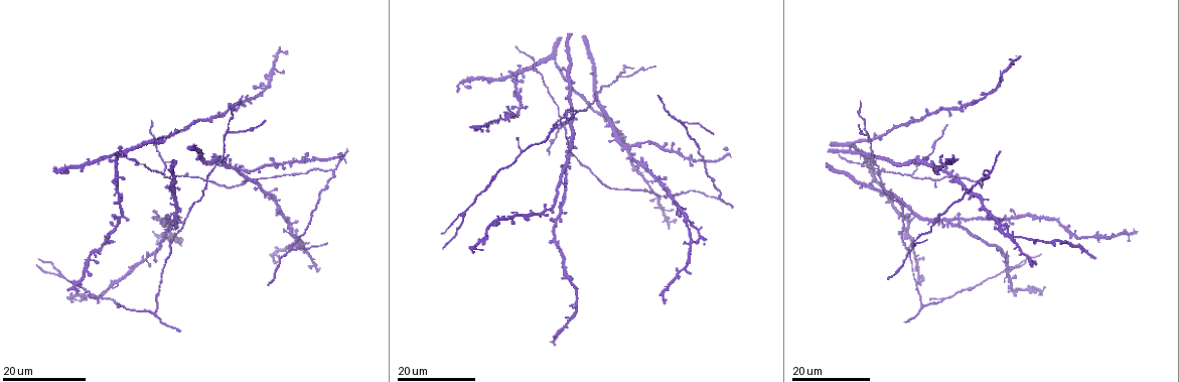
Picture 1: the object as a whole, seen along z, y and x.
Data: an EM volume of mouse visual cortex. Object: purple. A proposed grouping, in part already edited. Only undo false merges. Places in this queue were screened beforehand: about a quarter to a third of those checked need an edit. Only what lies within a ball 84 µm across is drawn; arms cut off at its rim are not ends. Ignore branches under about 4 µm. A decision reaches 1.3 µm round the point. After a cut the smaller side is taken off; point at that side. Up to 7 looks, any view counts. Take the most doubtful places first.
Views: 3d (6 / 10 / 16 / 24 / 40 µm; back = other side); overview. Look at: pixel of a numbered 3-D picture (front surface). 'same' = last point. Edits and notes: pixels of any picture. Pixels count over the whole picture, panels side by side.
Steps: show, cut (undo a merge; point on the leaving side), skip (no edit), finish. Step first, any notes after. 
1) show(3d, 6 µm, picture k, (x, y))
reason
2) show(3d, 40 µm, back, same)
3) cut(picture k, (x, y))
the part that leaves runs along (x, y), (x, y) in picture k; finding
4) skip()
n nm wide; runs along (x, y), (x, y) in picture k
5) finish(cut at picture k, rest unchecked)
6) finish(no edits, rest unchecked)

show(3d, 16 µm, picture 1, (913, 174))
three-way junction

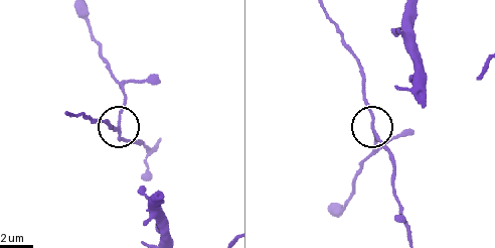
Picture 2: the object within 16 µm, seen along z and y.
show(3d, 10 µm, picture 2, (120, 131))

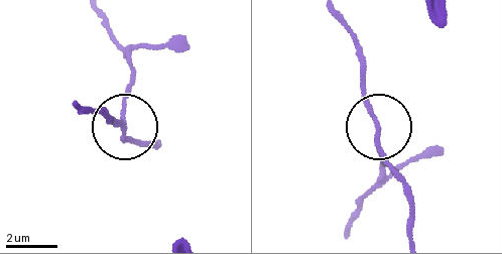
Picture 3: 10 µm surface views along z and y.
cut(picture 3, (127, 94))
160 nm wide; the part that leaves runs along (122, 123), (129, 55), (107, 21) in picture 3; a second neuron is stuck on

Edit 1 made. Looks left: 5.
show(overview)

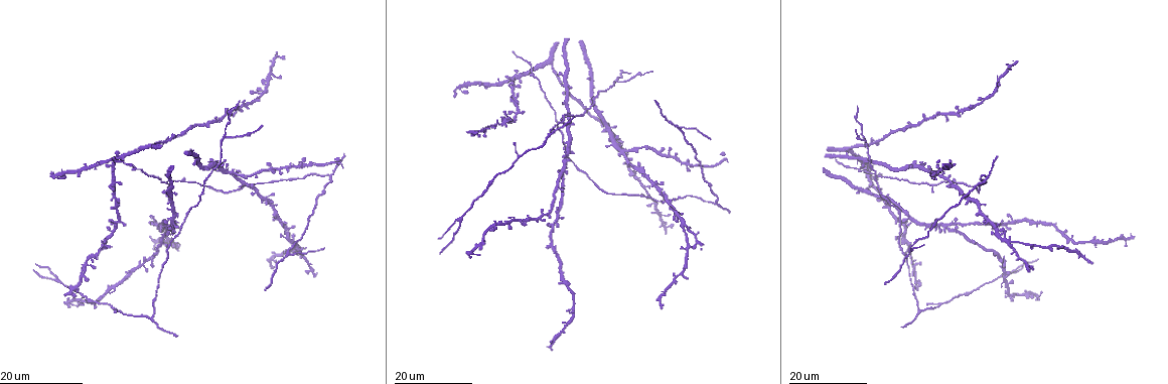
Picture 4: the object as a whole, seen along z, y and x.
show(3d, 16 µm, picture 4, (549, 135))
side arm on a straight run

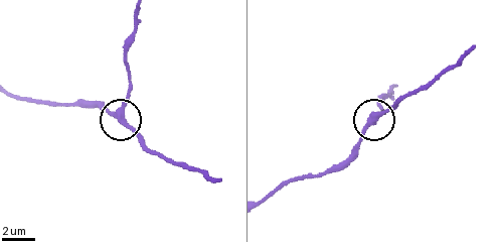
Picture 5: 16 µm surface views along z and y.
show(3d, 10 µm, picture 5, (116, 116))

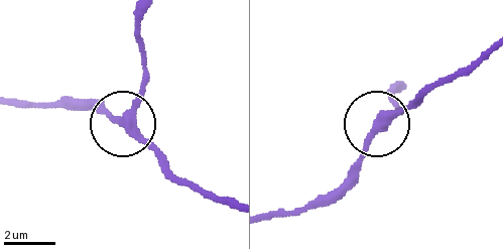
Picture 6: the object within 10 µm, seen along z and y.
skip()
310 nm wide; all the same neuron

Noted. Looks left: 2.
show(3d, 16 µm, picture 4, (289, 254))
a fork

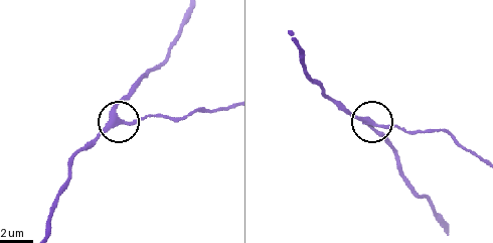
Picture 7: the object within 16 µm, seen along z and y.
show(3d, 10 µm, picture 7, (116, 124))

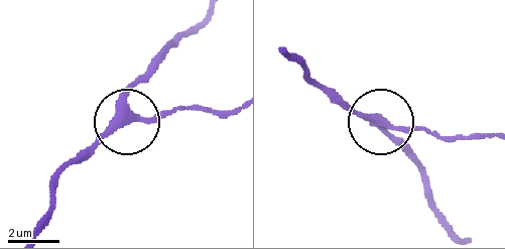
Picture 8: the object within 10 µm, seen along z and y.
skip()
300 nm wide; runs along (453, 231), (422, 171), (381, 120), (464, 139) in picture 8; continuous, no second neuron

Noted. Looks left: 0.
finish(cut at picture 3, rest unchecked)

